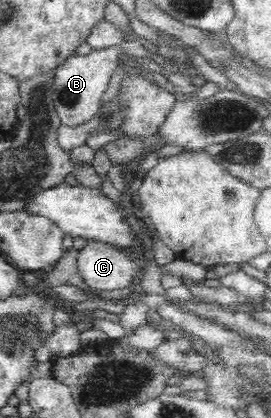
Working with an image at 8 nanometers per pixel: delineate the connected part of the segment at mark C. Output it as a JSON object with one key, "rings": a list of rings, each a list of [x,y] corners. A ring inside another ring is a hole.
{"rings":[[[100,240],[79,242],[78,272],[93,289],[113,291],[139,280],[142,267],[121,249]]]}

